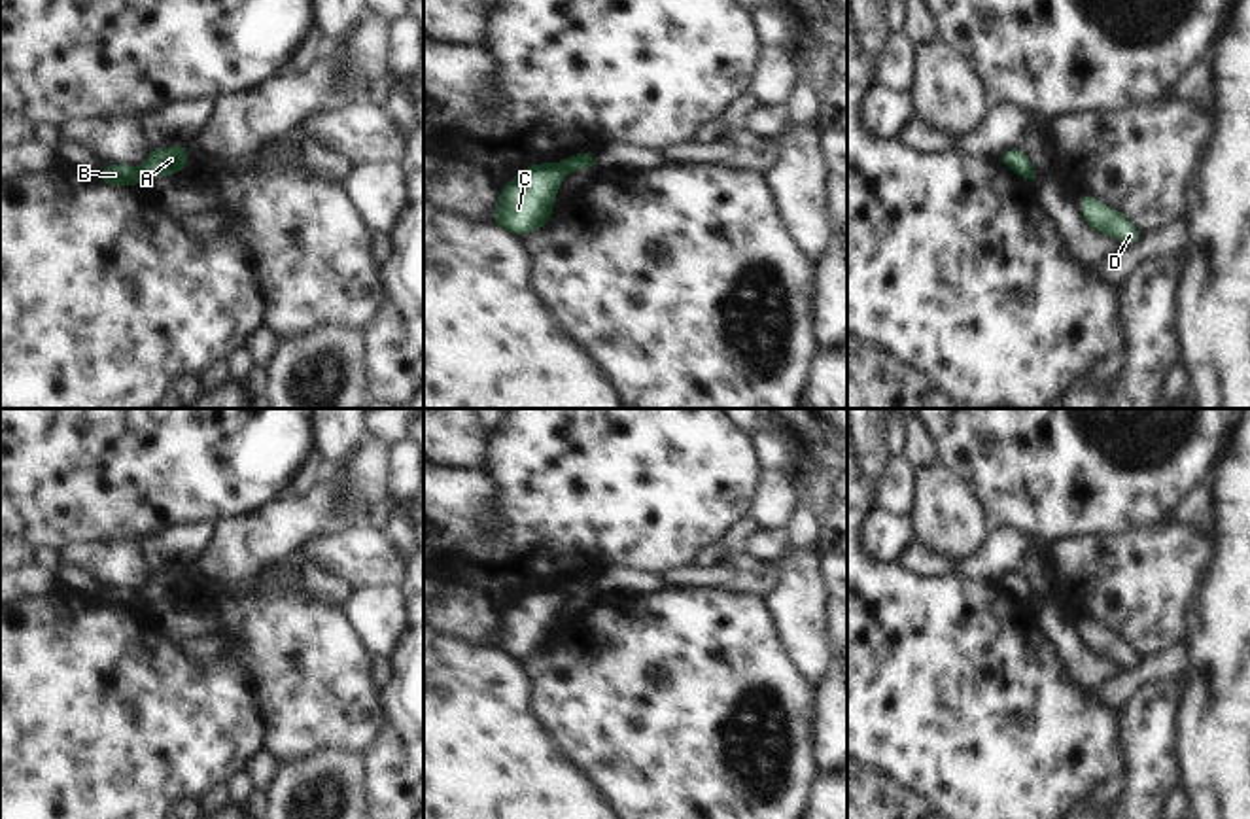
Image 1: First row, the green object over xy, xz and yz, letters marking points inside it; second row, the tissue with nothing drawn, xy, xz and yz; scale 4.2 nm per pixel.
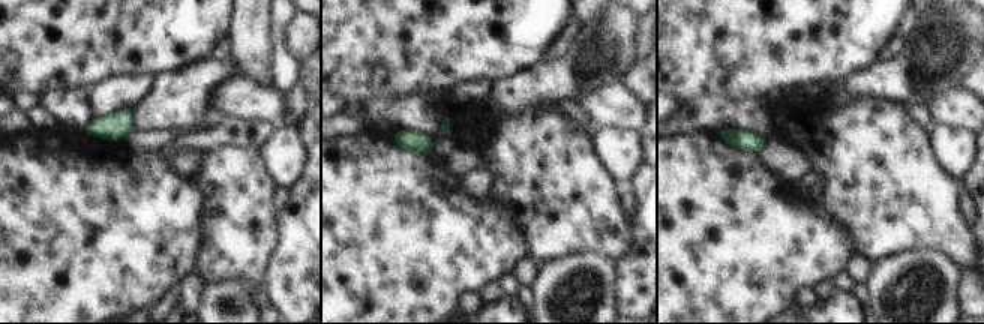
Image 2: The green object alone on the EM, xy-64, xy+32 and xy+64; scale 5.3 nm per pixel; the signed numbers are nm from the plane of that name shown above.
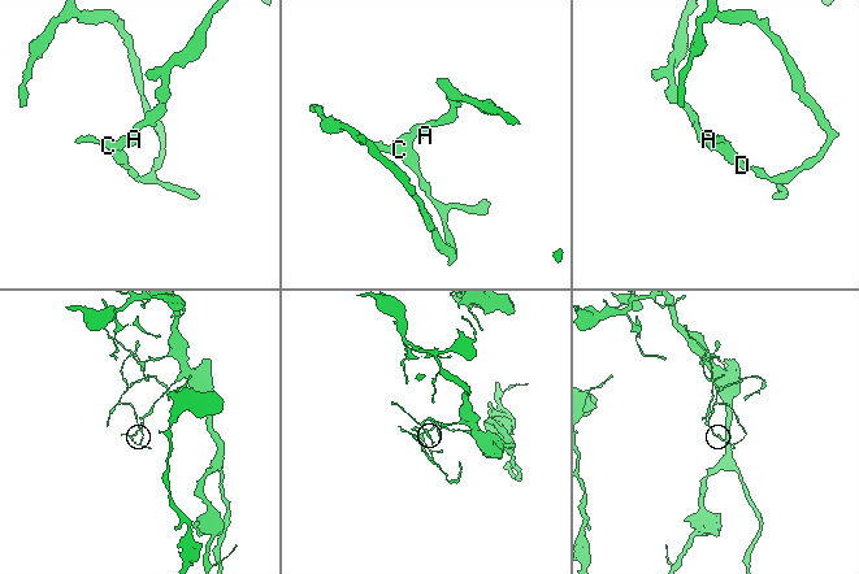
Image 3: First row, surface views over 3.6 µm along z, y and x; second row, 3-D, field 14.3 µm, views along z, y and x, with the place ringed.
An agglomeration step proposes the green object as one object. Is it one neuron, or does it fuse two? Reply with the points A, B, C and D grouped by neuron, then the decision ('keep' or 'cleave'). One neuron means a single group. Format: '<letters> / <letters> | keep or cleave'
A / B C D | cleave

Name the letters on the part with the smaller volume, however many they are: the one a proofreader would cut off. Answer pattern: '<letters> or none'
B, C, D

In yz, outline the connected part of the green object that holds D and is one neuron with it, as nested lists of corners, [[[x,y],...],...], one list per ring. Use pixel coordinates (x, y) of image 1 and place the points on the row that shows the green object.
[[[1085,193],[1078,200],[1078,204],[1084,219],[1097,233],[1112,235],[1125,246],[1137,246],[1144,238],[1144,235],[1131,223],[1125,212],[1110,208],[1108,204],[1095,199],[1091,193]]]

